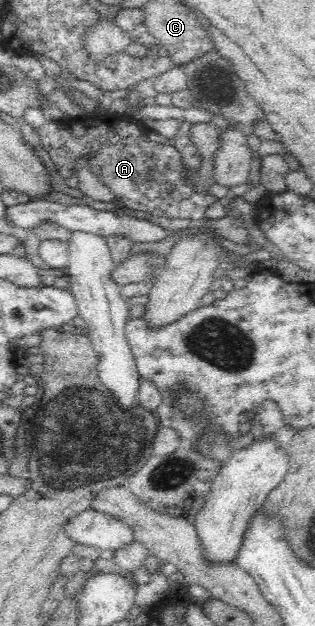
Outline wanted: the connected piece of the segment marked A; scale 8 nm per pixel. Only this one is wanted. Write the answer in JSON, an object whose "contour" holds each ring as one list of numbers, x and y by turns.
{"contour":[[36,106,25,109,22,117,38,133,44,149,50,154,54,165,56,165,59,174,63,178,72,176,72,165,78,157,89,155,90,169,94,172,98,181,103,183,114,194,114,197,121,199,125,207,136,209,136,211,144,211,147,214,156,215,158,218,196,221,205,219,204,212,206,209,220,199,209,191,195,189,193,183,197,178,199,169,191,171,186,168,184,162,182,162,180,152,172,144,161,144,148,140,146,133,149,132,149,129,140,125,140,122,134,121,134,118,129,119,127,114,96,112,92,116,74,121,65,118,64,120,50,120,44,118,42,109]]}

